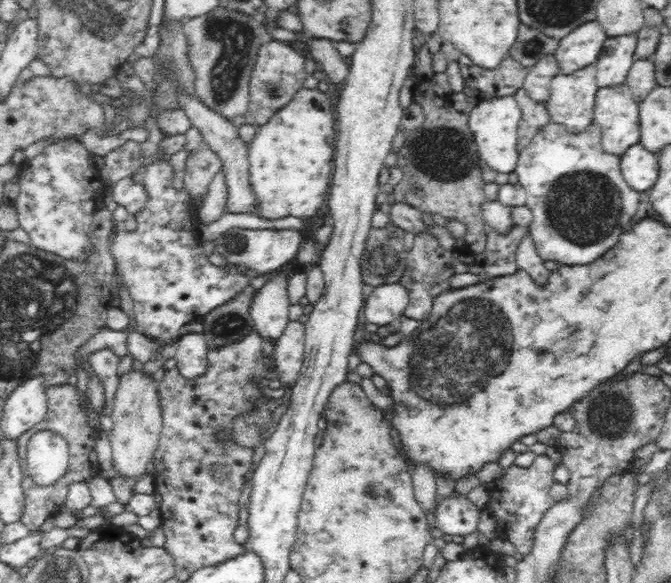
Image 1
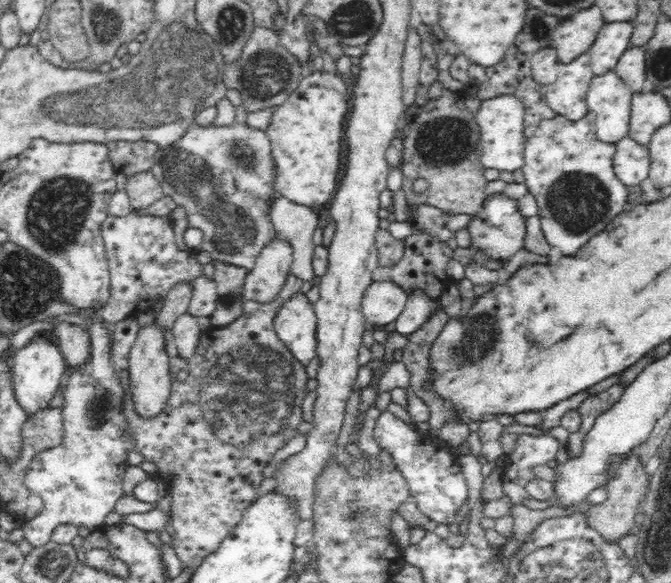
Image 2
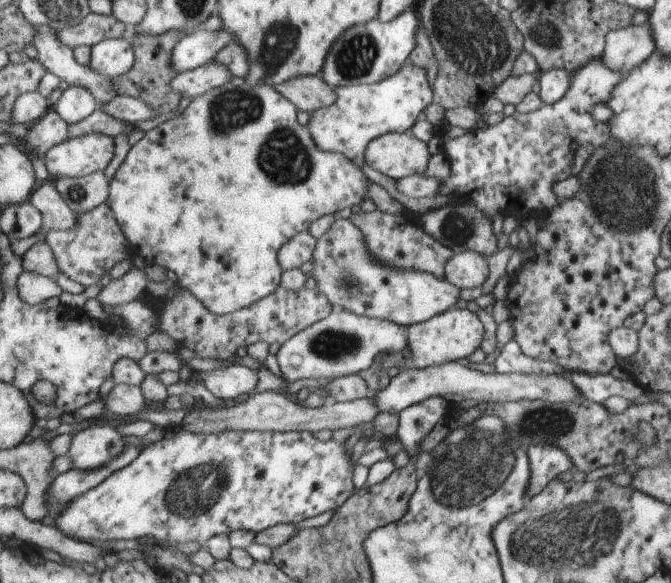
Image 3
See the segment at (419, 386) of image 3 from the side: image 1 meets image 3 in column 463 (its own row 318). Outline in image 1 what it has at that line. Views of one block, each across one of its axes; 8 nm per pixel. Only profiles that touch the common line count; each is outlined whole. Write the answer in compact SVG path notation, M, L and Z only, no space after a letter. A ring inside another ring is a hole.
M401 283L386 284L374 288L365 304L369 323L387 326L400 320L409 302L409 292Z

